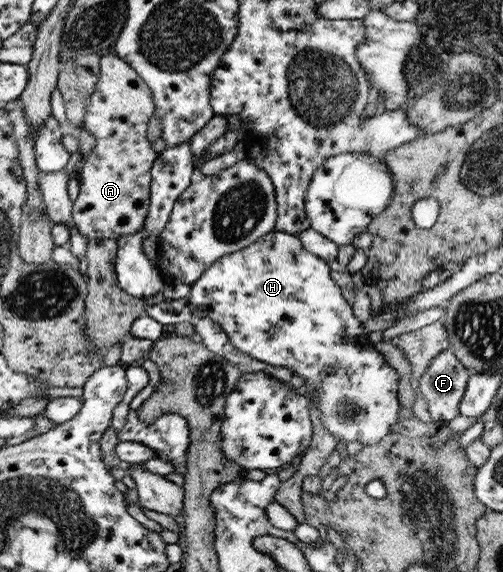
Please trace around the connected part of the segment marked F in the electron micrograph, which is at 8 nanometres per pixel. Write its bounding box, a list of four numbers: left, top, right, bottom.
[418,348,470,422]

